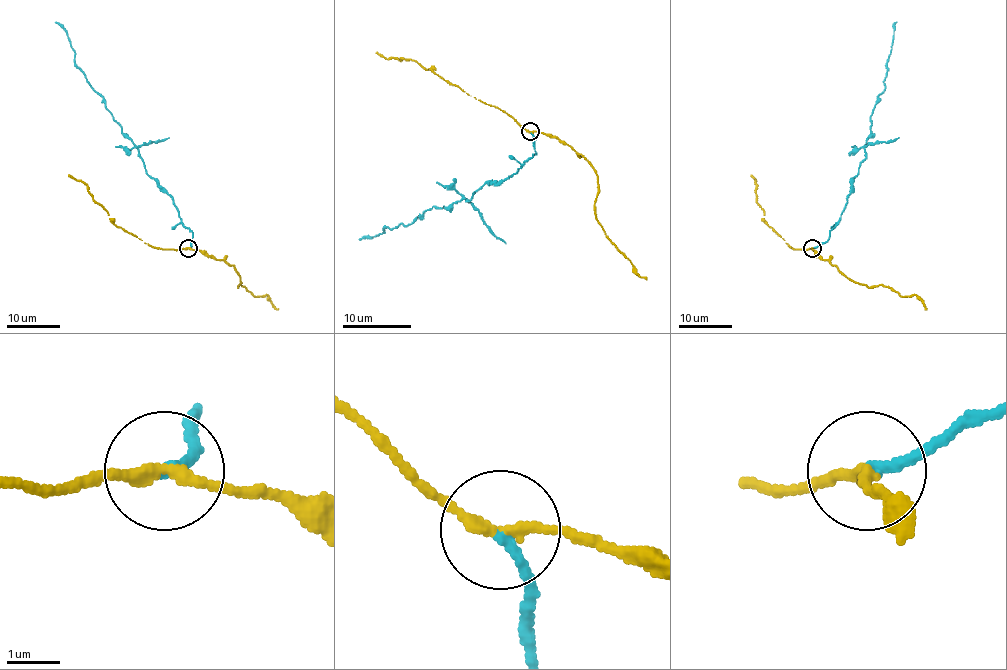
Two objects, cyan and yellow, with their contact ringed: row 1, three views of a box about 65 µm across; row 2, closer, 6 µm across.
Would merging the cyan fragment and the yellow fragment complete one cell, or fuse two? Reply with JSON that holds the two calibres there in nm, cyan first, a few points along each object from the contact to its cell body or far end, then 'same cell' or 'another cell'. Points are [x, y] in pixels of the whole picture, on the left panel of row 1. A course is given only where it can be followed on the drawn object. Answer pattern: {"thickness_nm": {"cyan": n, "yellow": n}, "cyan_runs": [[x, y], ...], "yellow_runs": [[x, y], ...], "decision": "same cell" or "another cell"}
{"thickness_nm": {"cyan": 190, "yellow": 200}, "cyan_runs": [[188, 248], [192, 232], [172, 197], [147, 173], [139, 149], [76, 66], [67, 32], [55, 22]], "yellow_runs": [[188, 248], [205, 251], [234, 267], [241, 281], [238, 287], [242, 285], [254, 296], [266, 295], [278, 309]], "decision": "another cell"}

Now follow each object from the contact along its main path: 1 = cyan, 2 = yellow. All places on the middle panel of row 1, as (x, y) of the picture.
1: (530, 131), (535, 153), (513, 175), (484, 184), (468, 201), (434, 206), (408, 225), (386, 227), (359, 240)
2: (530, 131), (552, 134), (590, 162), (598, 186), (595, 216), (605, 237), (646, 280)

